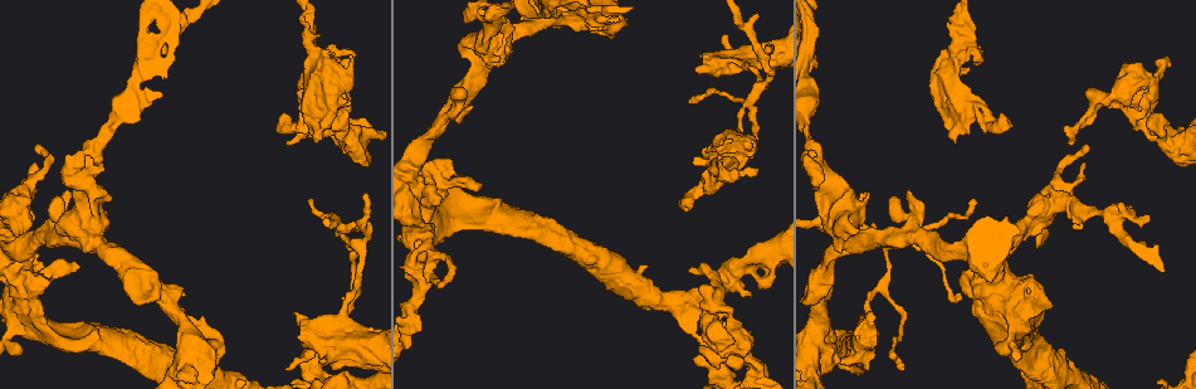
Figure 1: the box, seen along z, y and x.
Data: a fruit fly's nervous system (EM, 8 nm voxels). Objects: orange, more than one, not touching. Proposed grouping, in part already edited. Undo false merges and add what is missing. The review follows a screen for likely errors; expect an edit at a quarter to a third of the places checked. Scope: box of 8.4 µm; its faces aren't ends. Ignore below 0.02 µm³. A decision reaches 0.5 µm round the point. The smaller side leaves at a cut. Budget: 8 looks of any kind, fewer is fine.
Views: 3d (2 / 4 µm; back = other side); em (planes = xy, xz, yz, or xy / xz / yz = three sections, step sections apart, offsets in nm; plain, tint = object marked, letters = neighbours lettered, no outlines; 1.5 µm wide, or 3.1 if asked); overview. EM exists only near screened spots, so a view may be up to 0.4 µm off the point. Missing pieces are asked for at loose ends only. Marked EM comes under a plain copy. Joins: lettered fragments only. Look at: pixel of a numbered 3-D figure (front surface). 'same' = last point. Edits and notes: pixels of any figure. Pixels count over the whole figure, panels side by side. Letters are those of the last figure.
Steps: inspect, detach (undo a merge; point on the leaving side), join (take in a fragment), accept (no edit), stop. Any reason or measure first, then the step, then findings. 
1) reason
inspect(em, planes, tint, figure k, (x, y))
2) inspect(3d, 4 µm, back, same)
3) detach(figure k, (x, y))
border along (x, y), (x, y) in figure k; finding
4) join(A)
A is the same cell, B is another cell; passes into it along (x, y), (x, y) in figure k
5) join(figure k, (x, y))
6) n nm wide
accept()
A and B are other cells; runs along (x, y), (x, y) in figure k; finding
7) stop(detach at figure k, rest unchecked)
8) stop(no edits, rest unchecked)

free end
inspect(3d, 2 µm, figure 1, (754, 148))

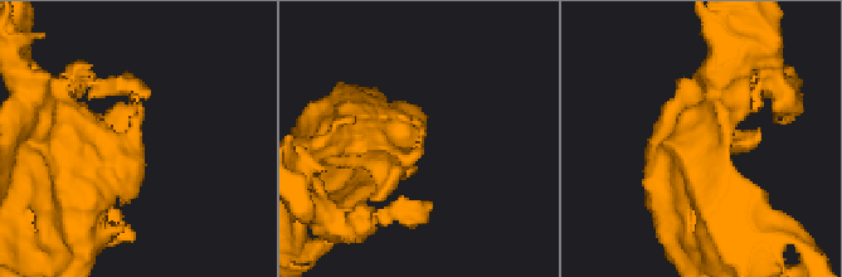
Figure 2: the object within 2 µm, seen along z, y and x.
need the tissue
inspect(em, planes, letters, figure 2, (137, 98))

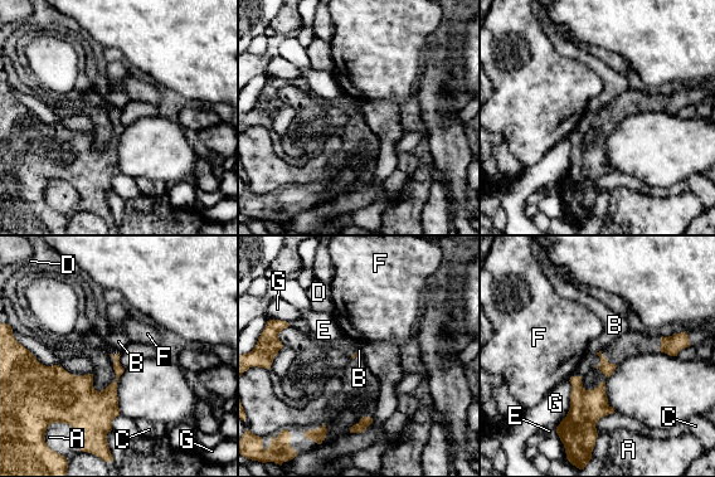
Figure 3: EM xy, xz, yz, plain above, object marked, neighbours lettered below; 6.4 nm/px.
accept()
A, B, C, D, E, F and G are other cells; border along (601, 350), (596, 353) in figure 3; none of them fits

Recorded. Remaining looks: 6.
inspect(em, planes, letters, figure 1, (748, 352))

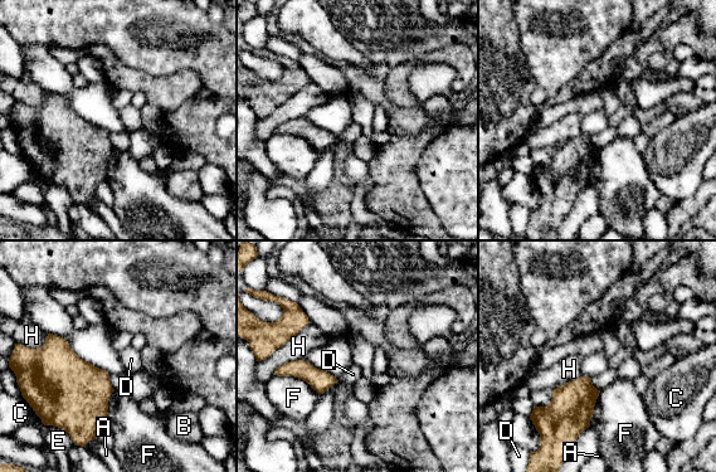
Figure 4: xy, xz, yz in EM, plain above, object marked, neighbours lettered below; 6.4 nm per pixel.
F touches over 260 nm
accept()
A, B, C, D, E, F and H are other cells; border along (287, 375), (301, 378), (322, 394) in figure 4; no lettered fragment goes on from it

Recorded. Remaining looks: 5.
free end
inspect(em, xz, step 4, letters, figure 1, (281, 128))

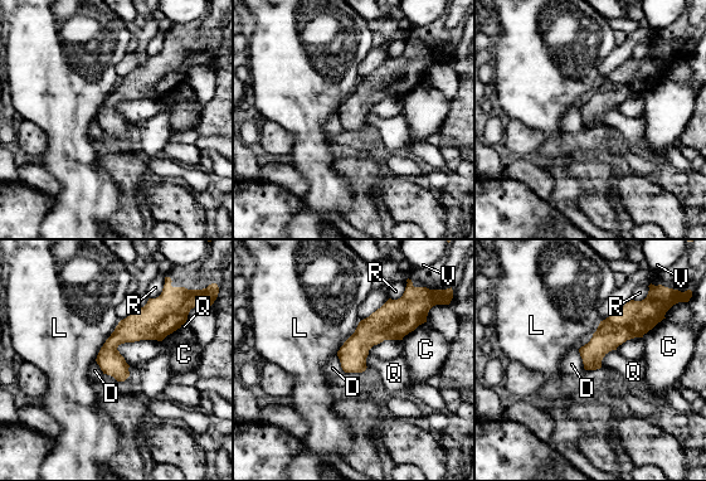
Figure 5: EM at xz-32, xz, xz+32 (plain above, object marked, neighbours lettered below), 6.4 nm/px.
inspect(em, planes, letters, same)

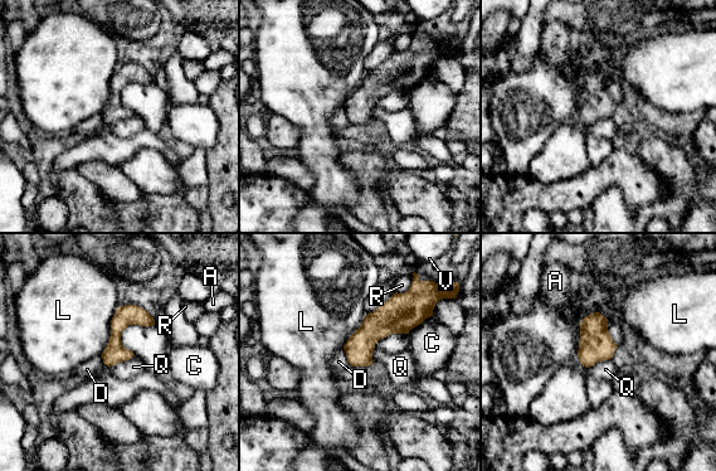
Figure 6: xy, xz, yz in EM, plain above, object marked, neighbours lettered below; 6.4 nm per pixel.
accept()
A, C, D, L, Q, R and V are other cells; none of them fits

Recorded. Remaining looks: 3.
stop(no edits, rest unchecked)

